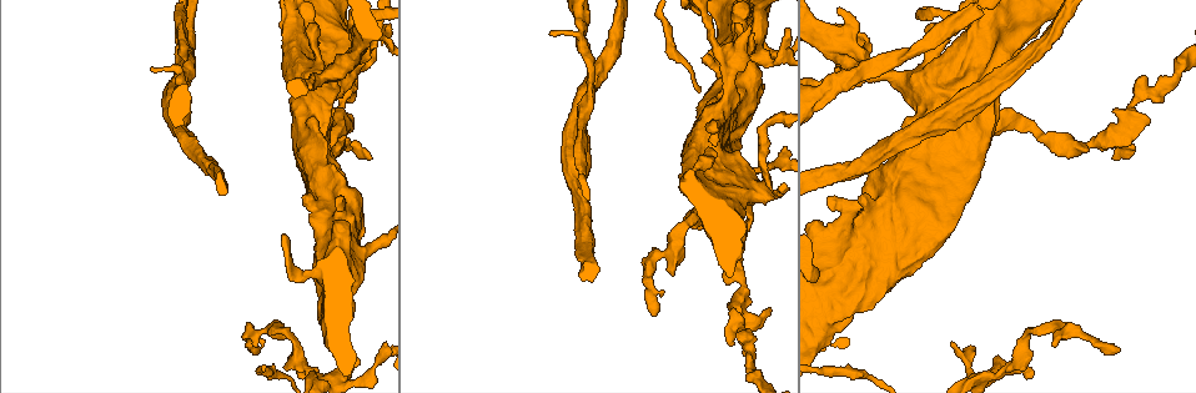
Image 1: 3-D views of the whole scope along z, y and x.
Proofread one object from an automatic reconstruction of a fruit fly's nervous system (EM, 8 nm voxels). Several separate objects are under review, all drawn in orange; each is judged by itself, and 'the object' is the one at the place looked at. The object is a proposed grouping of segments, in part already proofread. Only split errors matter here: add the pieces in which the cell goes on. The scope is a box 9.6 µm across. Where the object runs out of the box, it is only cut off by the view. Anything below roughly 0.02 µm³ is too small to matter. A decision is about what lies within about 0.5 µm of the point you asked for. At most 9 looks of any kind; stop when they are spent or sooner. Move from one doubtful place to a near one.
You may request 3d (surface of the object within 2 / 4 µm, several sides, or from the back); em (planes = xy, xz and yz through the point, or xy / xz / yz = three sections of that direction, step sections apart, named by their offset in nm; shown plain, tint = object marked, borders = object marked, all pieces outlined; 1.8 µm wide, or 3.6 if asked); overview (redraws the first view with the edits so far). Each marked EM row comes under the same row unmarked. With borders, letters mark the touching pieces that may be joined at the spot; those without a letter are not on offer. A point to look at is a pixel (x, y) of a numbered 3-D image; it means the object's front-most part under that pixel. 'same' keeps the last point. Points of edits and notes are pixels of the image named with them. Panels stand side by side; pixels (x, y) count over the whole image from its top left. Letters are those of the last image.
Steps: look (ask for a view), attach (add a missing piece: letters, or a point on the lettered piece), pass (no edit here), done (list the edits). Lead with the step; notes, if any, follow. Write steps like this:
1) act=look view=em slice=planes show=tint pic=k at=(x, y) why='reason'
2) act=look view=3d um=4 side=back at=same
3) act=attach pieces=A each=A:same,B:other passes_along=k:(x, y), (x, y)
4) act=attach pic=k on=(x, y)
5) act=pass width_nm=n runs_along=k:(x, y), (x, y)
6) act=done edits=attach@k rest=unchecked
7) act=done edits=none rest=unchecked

act=look view=em slice=planes show=borders pic=1 at=(767, 180)

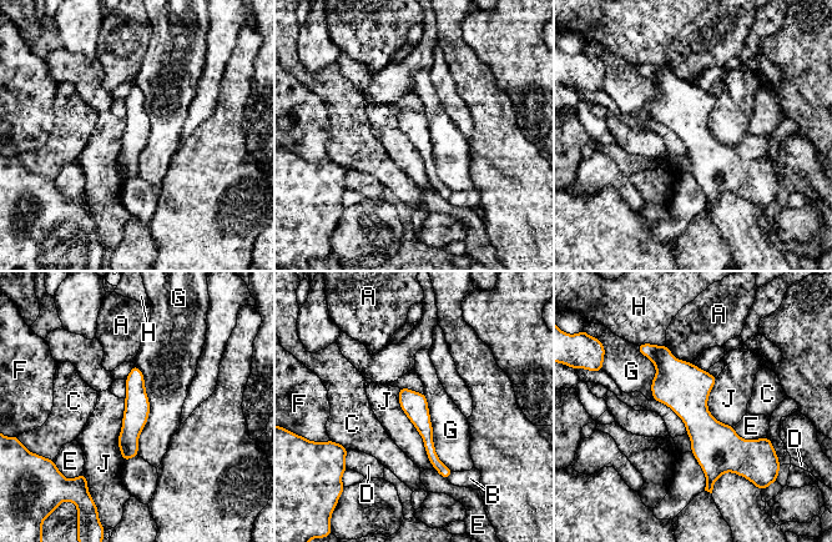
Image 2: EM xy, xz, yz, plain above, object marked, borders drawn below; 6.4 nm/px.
act=pass each=A:other,B:other,C:other,D:other,E:other,F:other,G:other,H:other,J:other border=2:(398, 389), (398, 405), (435, 470) found='no lettered piece goes on from it'

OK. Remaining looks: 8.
act=look view=3d um=4 pic=1 at=(953, 155) why='sudden change in width'

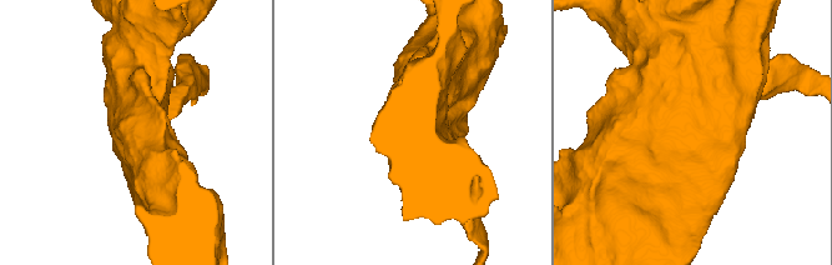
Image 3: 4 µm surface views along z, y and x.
act=look view=em um=3.6 slice=planes show=borders pic=3 at=(697, 132) why='now the EM'

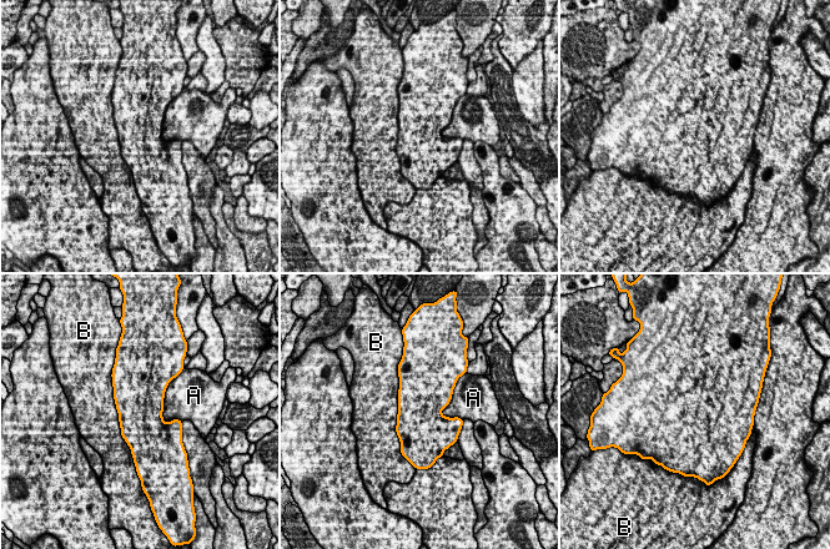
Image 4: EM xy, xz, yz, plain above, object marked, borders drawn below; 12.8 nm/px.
act=pass longest_contact=B:1000nm each=A:other,B:other border=4:(170, 382), (162, 418), (181, 422) found='no lettered piece goes on from it'

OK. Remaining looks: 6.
act=look view=em slice=planes show=borders pic=1 at=(657, 314)

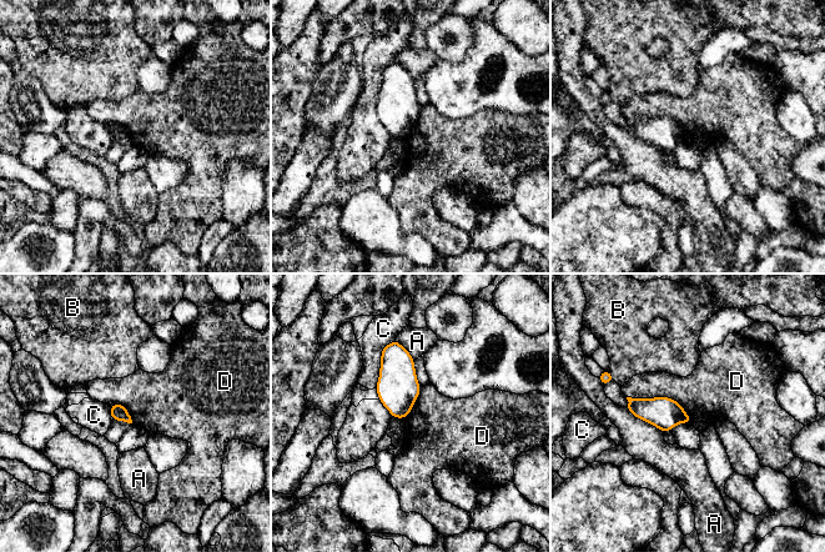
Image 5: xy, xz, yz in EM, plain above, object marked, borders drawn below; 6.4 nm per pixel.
act=pass each=A:other,B:other,C:other,D:other border=5:(627, 396), (672, 397), (692, 421) found='none of them fits'

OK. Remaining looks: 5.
act=look view=3d um=4 pic=1 at=(996, 358)

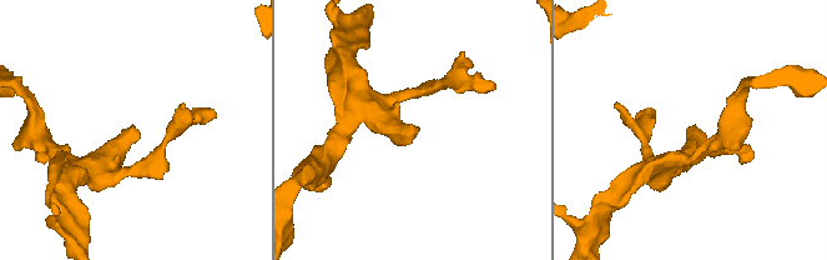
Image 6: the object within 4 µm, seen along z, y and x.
act=look view=em slice=yz step=4 show=tint pic=6 at=(687, 130) why='shape alone is not enough'

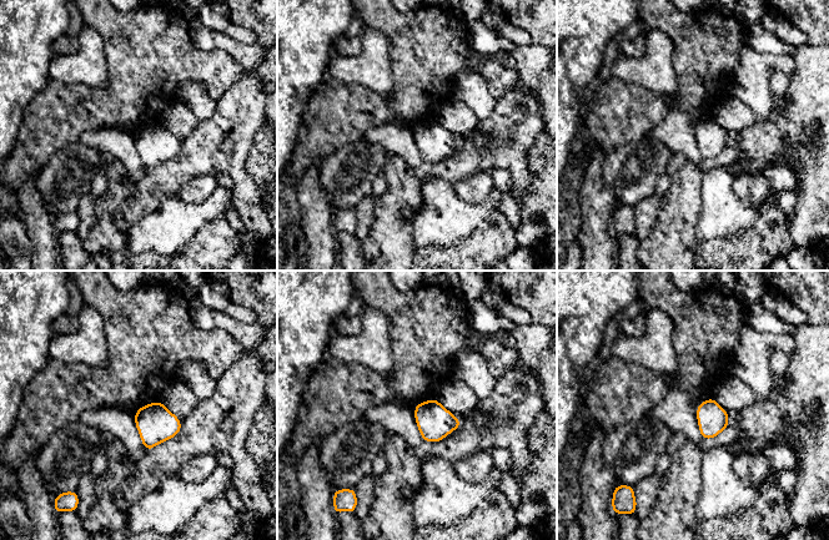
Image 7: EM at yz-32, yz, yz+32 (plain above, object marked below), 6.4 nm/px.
act=look view=em slice=planes show=borders at=same why='another direction'

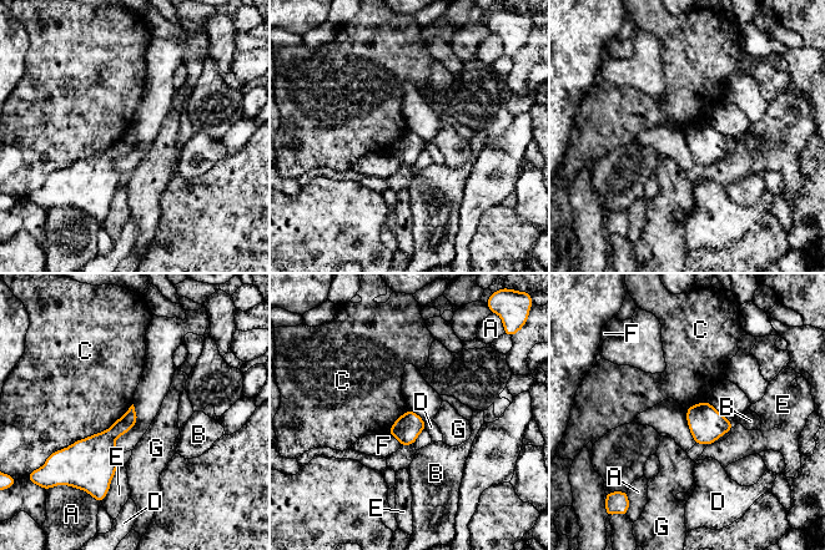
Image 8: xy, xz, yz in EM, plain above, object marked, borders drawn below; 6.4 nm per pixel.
act=pass longest_contact=C:600nm each=A:other,B:other,C:other,D:other,E:other,F:other,G:other border=8:(132, 404), (104, 430), (53, 452) found='none of them fits'

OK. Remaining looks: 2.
act=done edits=none rest=unchecked

